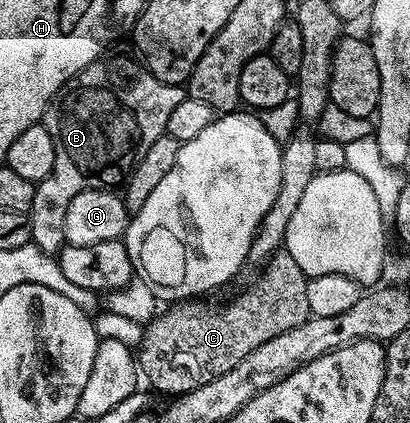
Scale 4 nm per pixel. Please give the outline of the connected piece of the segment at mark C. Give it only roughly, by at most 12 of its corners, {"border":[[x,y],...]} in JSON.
{"border":[[281,249],[229,303],[173,302],[138,371],[184,395],[310,318]]}

